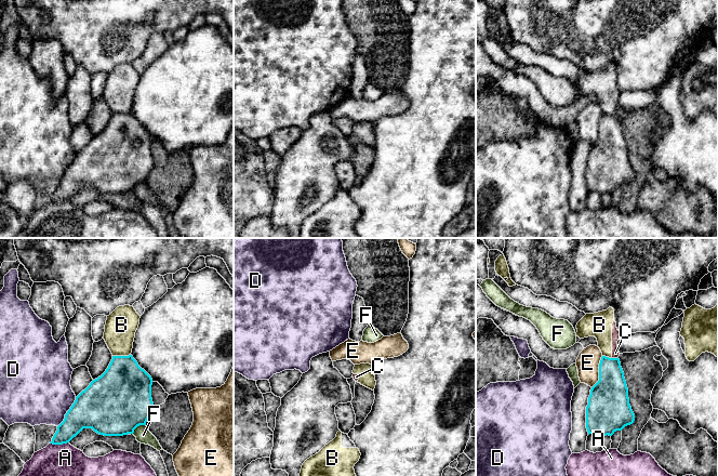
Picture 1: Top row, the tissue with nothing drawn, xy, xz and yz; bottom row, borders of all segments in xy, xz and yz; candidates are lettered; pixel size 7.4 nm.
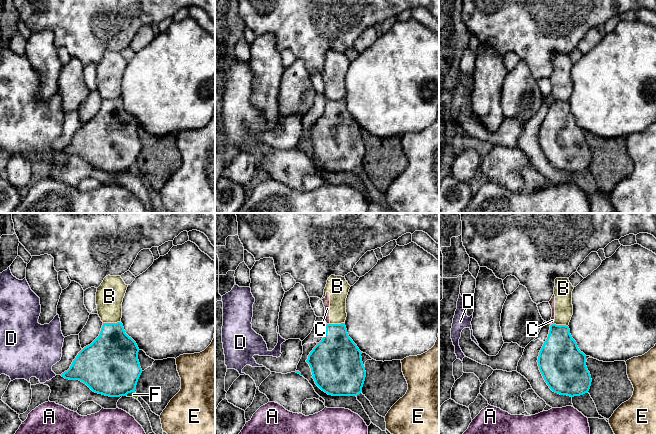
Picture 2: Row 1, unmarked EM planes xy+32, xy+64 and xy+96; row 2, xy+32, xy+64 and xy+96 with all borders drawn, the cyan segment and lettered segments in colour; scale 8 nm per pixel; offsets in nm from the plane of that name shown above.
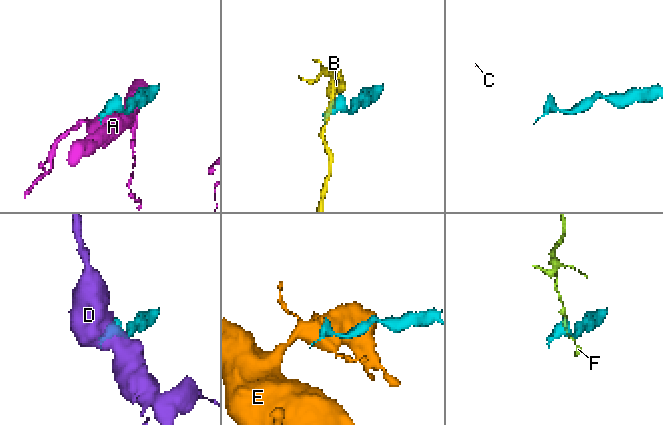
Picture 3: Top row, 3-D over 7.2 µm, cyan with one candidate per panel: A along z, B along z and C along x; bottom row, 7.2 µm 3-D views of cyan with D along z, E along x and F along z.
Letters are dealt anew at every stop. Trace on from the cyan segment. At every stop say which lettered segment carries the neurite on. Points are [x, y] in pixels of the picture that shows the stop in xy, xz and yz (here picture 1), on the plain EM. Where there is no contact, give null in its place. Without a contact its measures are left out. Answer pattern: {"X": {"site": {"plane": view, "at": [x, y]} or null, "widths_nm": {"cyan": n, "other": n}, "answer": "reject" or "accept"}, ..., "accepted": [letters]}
{"A": {"site": {"plane": "xy", "at": [58, 201]}, "widths_nm": {"cyan": 180, "other": 500}, "answer": "reject"}, "B": {"site": {"plane": "xy", "at": [121, 114]}, "widths_nm": {"cyan": 400, "other": 240}, "answer": "reject"}, "C": {"site": {"plane": "yz", "at": [614, 116]}, "widths_nm": {"cyan": 240, "other": 60}, "answer": "reject"}, "D": {"site": {"plane": "xy", "at": [67, 170]}, "widths_nm": {"cyan": 340, "other": 460}, "answer": "reject"}, "E": {"site": {"plane": "yz", "at": [599, 130]}, "widths_nm": {"cyan": 300, "other": 170}, "answer": "reject"}, "F": {"site": {"plane": "xy", "at": [137, 183]}, "widths_nm": {"cyan": 480, "other": 120}, "answer": "reject"}, "accepted": []}

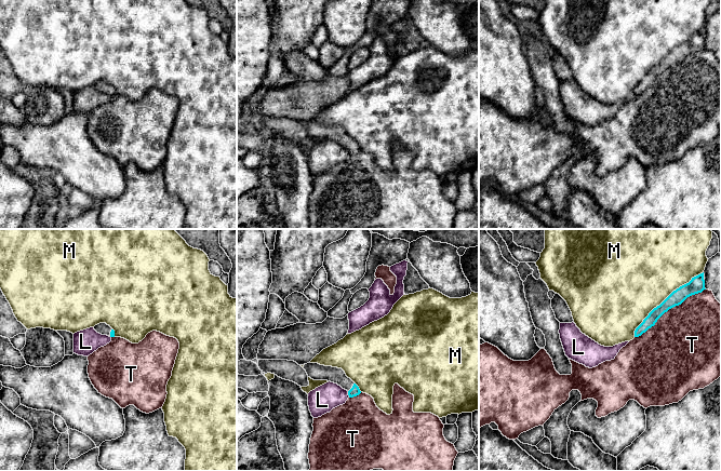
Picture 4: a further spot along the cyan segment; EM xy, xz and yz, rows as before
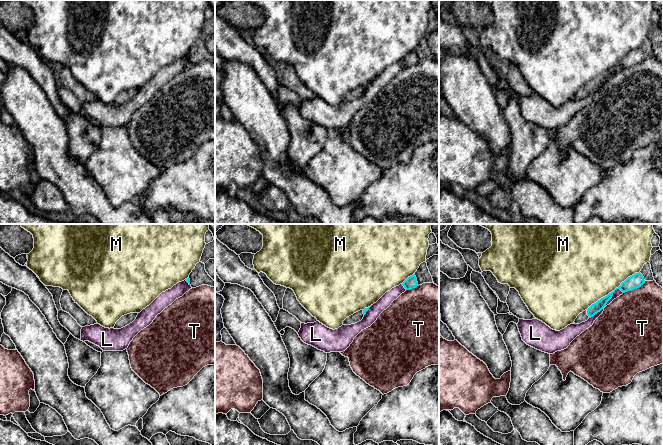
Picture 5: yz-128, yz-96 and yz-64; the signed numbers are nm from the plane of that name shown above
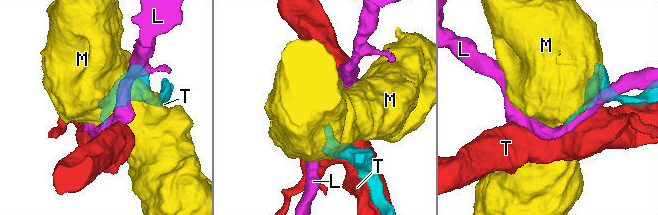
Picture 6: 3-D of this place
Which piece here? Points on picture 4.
{"L": {"site": {"plane": "xz", "at": [348, 152]}, "widths_nm": {"cyan": 70, "other": 200}, "answer": "reject"}, "M": {"site": {"plane": "yz", "at": [665, 57]}, "widths_nm": {"cyan": 110, "other": 500}, "answer": "reject"}, "T": {"site": {"plane": "yz", "at": [669, 66]}, "widths_nm": {"cyan": 110, "other": 480}, "answer": "reject"}, "accepted": []}

